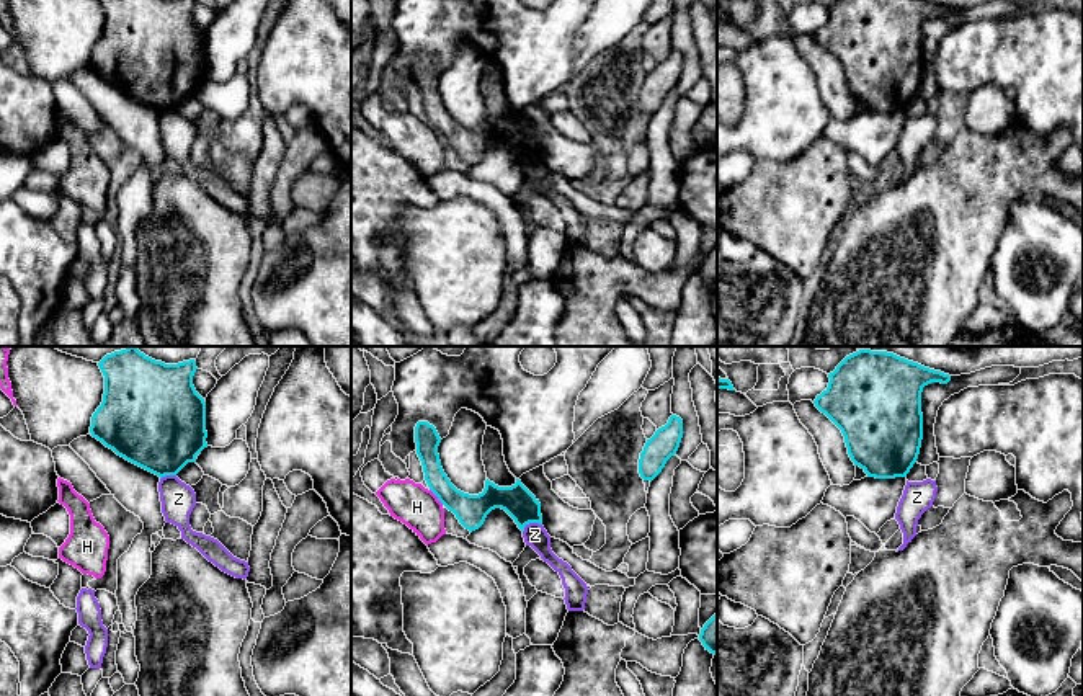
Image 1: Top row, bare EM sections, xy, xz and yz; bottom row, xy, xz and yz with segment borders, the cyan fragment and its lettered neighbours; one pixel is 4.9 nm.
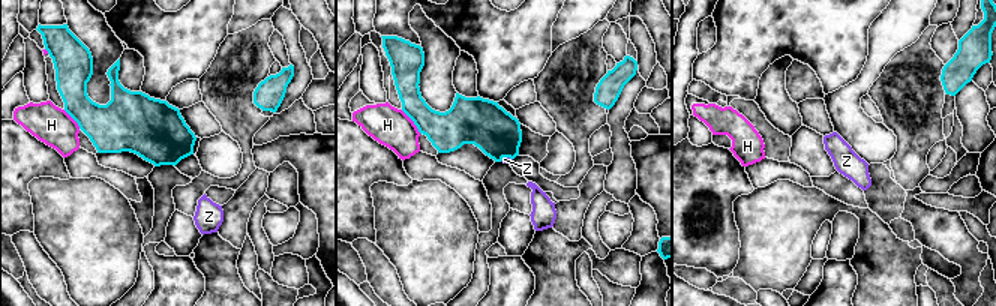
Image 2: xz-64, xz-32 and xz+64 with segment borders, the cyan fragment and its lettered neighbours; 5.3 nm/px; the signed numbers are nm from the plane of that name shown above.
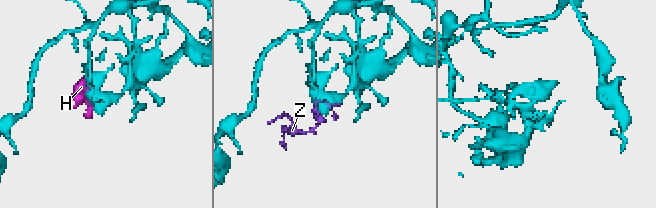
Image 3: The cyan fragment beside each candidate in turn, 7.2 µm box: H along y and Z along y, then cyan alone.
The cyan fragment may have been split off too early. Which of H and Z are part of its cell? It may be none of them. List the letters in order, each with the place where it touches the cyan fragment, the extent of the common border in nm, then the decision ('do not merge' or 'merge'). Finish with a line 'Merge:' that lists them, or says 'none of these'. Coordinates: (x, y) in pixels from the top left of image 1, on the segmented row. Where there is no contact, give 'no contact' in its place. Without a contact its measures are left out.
H: meets cyan in xz at (436, 495); contact 100 nm long; do not merge
Z: meets cyan in xz at (530, 522); contact 100 nm long; do not merge
Merge: none of these

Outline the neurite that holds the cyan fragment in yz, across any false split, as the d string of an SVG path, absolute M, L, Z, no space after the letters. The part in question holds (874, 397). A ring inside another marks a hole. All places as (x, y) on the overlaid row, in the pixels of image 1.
M859 350L846 356L828 377L828 387L813 404L841 430L854 466L867 477L907 477L923 439L923 387L931 382L947 384L951 376L894 353Z

